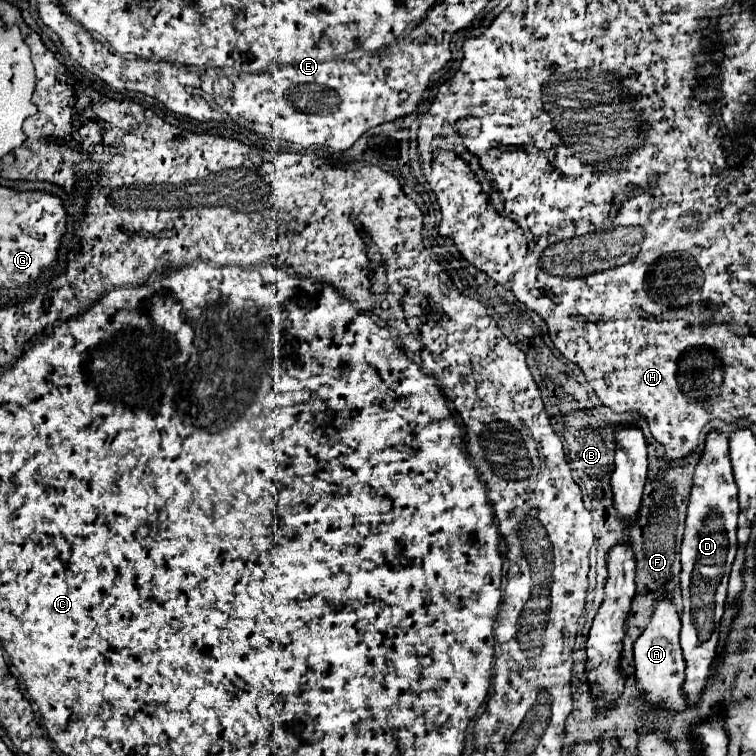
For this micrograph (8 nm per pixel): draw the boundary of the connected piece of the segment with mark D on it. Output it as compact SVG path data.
M712 429L706 435L702 457L694 469L684 539L680 547L680 557L682 557L680 583L682 583L682 599L684 599L680 645L686 659L684 693L688 703L698 703L698 695L706 685L708 671L720 641L720 619L724 615L724 605L726 605L728 577L738 551L736 493L738 489L734 483L732 465L728 457L728 435L718 429Z

